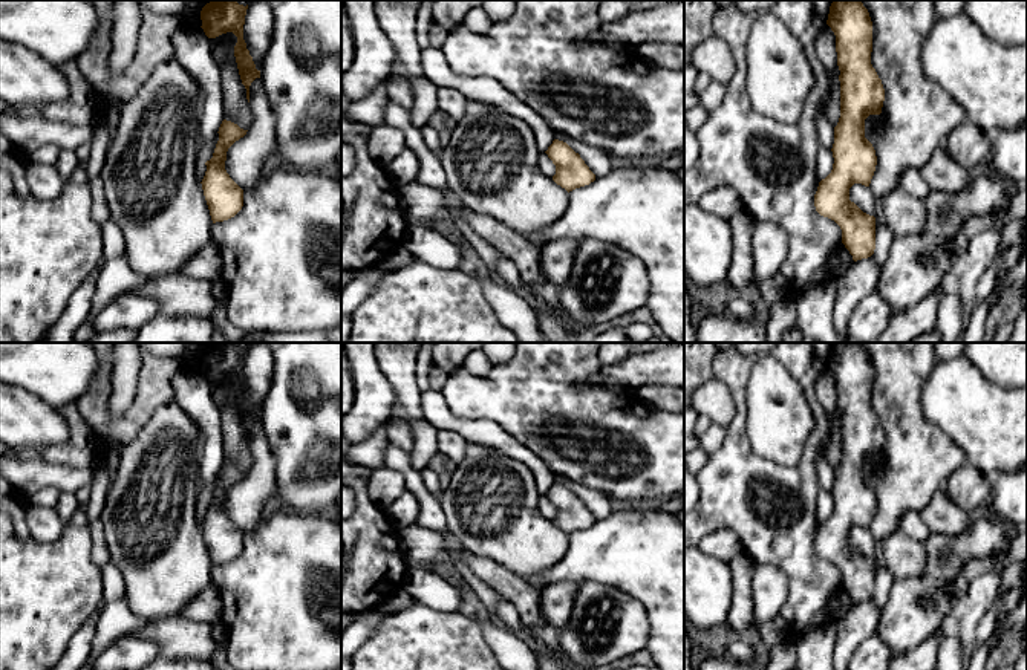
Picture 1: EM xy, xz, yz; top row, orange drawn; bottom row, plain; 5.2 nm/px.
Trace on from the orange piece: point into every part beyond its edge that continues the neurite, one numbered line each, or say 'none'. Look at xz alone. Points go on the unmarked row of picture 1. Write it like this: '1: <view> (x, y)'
none

